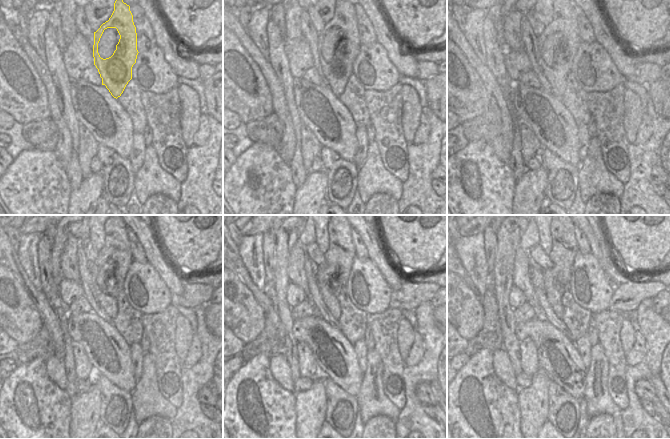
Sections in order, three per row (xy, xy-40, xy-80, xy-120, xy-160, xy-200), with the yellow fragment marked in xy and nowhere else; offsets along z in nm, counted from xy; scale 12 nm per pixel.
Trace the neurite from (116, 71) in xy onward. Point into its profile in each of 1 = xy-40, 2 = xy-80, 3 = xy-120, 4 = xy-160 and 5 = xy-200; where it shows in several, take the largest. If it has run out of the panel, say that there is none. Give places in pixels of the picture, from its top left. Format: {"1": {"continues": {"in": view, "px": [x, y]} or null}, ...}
{"1": {"continues": {"in": "xy-40", "px": [336, 73]}}, "2": {"continues": {"in": "xy-80", "px": [564, 20]}}, "3": {"continues": {"in": "xy-120", "px": [117, 251]}}, "4": {"continues": {"in": "xy-160", "px": [332, 275]}}, "5": {"continues": {"in": "xy-200", "px": [564, 245]}}}

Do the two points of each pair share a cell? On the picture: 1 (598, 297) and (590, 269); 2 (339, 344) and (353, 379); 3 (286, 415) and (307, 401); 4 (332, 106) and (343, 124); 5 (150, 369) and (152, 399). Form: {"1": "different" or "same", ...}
{"1": "same", "2": "same", "3": "different", "4": "same", "5": "same"}

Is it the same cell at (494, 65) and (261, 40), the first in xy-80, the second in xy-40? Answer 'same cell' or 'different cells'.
different cells

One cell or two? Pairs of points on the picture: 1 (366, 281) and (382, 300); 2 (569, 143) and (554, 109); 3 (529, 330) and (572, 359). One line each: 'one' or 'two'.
1: one
2: one
3: one

